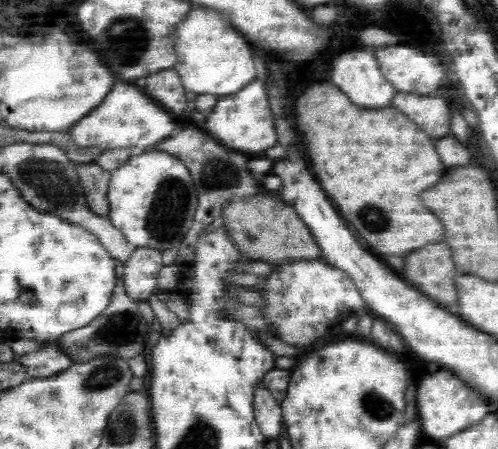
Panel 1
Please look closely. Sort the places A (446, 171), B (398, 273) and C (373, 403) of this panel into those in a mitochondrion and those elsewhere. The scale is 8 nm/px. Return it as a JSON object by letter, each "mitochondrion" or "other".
{"A":"other","B":"other","C":"mitochondrion"}

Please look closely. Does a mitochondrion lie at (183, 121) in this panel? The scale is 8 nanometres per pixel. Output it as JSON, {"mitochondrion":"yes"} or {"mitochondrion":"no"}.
{"mitochondrion":"no"}

